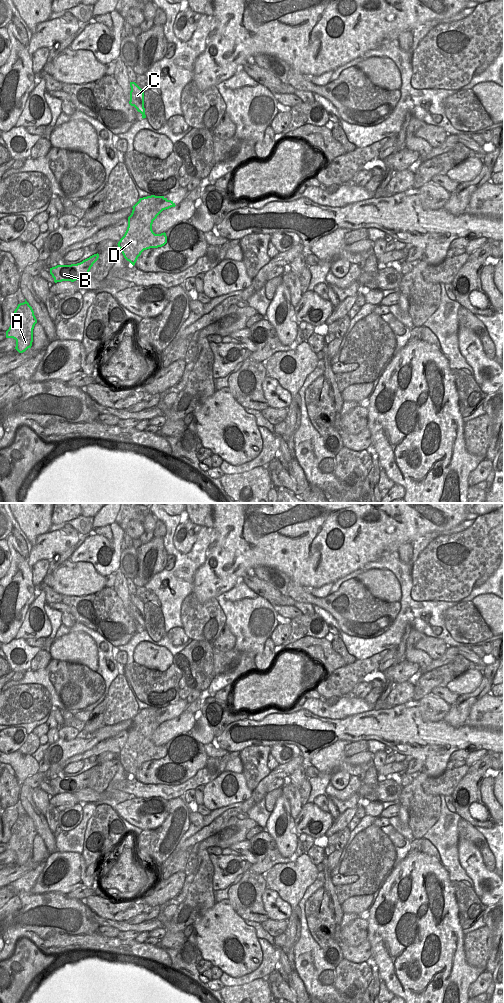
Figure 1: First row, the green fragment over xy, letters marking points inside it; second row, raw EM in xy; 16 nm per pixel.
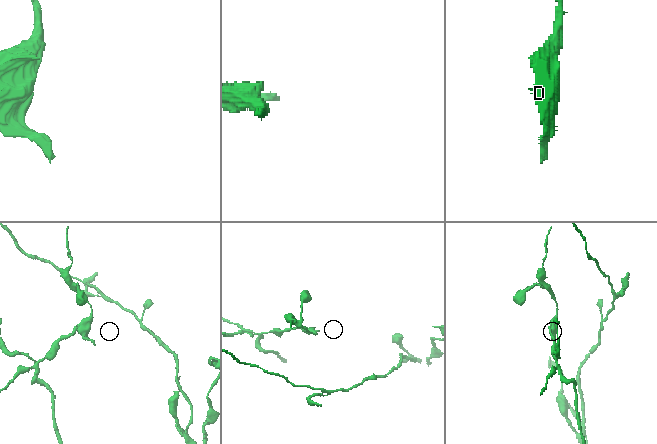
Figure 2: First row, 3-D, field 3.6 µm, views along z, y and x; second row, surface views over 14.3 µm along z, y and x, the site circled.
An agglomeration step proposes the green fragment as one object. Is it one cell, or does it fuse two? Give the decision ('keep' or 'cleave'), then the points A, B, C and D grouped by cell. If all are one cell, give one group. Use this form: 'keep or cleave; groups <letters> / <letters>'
cleave; groups A B / C D

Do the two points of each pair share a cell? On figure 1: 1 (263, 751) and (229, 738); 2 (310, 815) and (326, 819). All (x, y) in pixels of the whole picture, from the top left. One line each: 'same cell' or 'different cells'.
1: different cells
2: same cell

